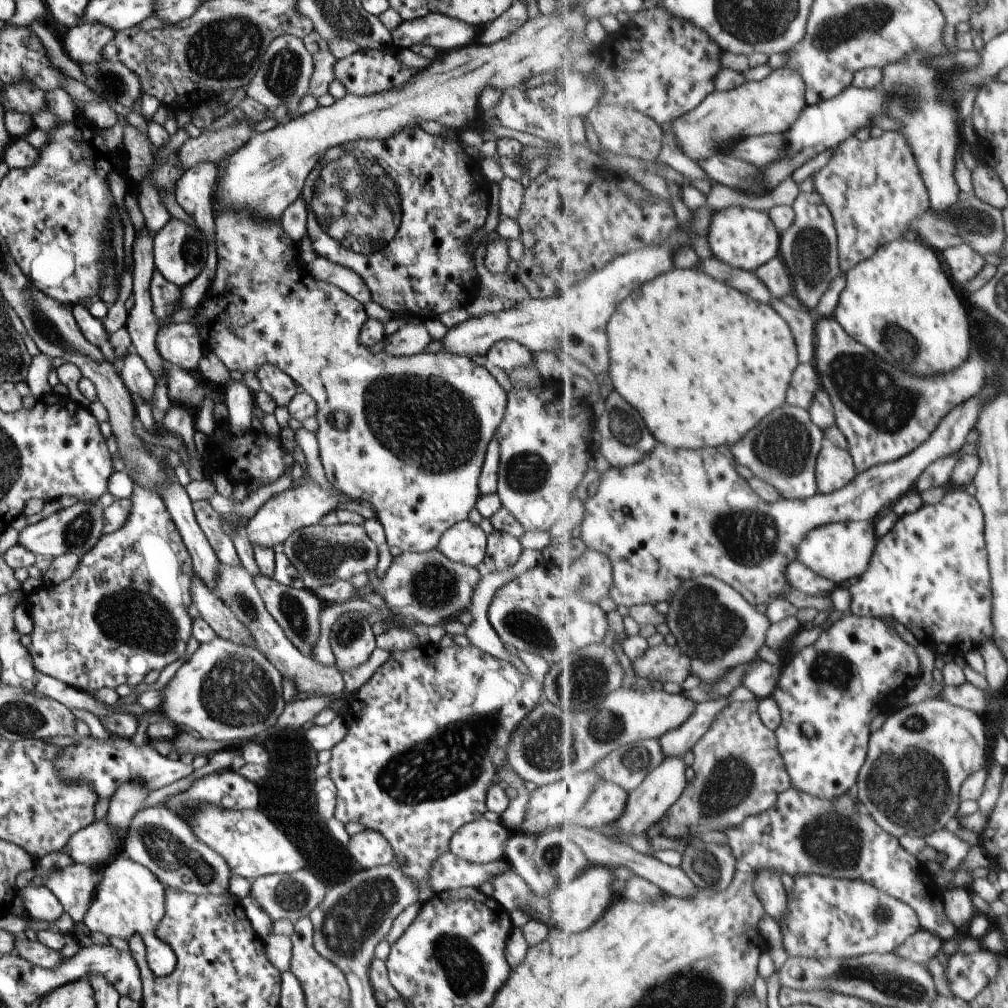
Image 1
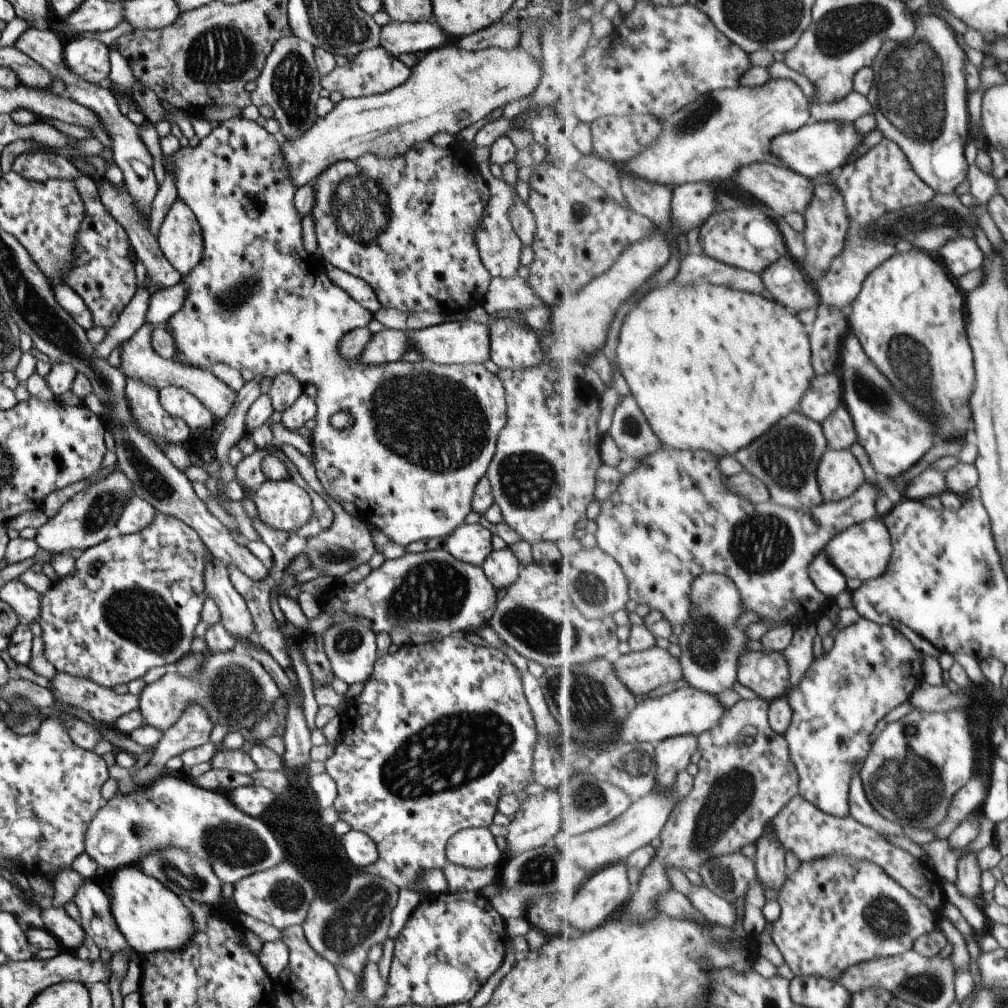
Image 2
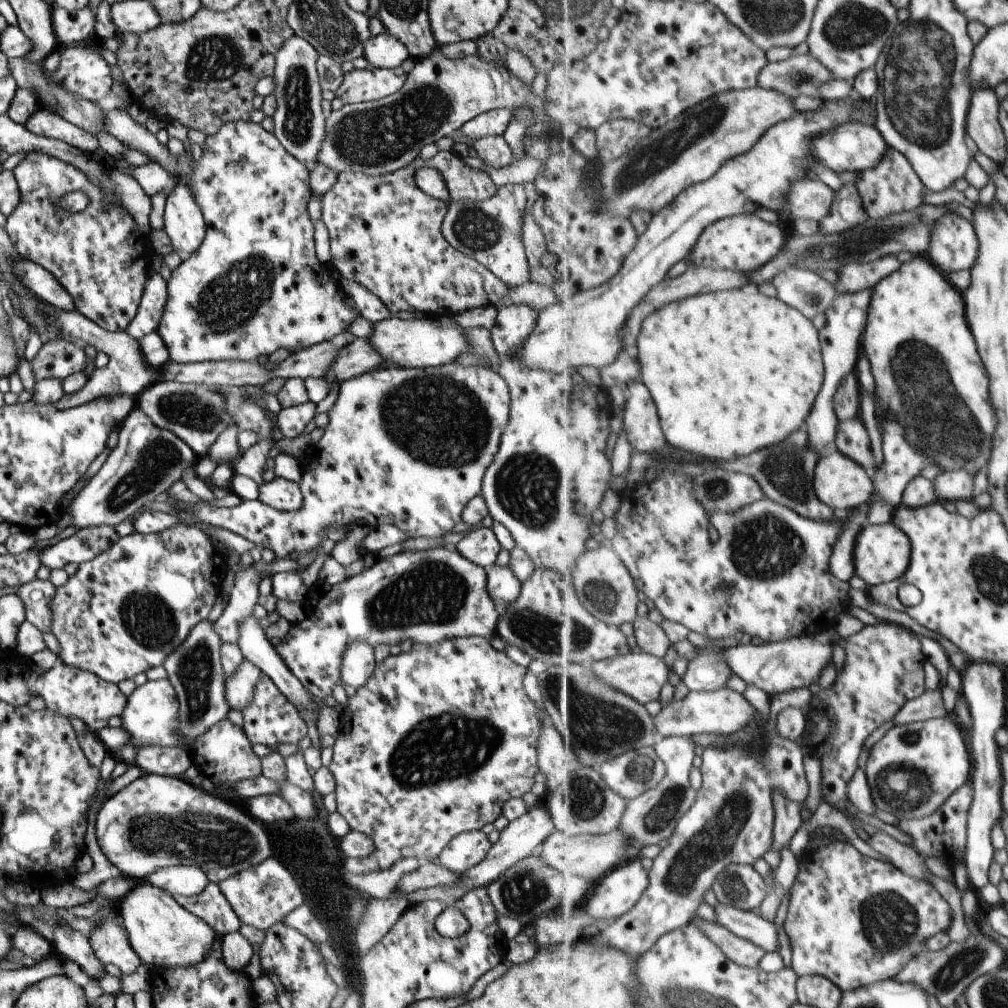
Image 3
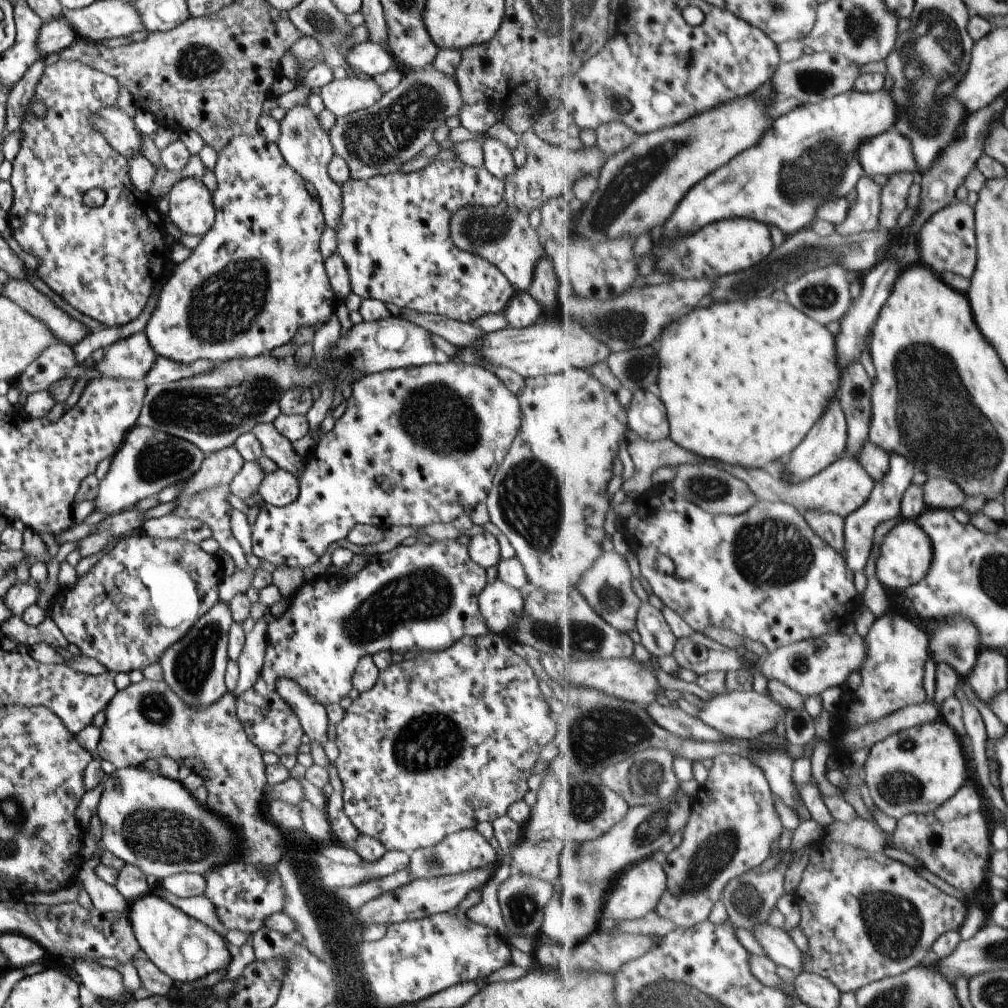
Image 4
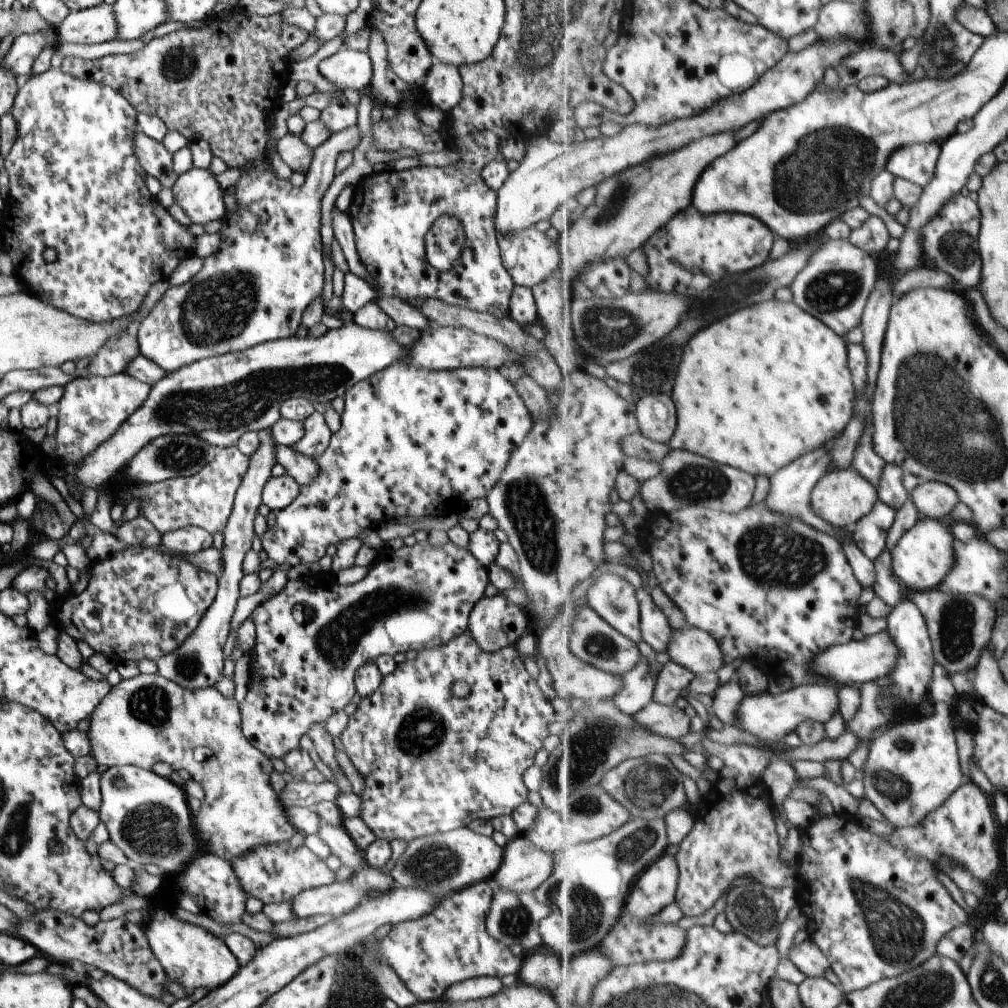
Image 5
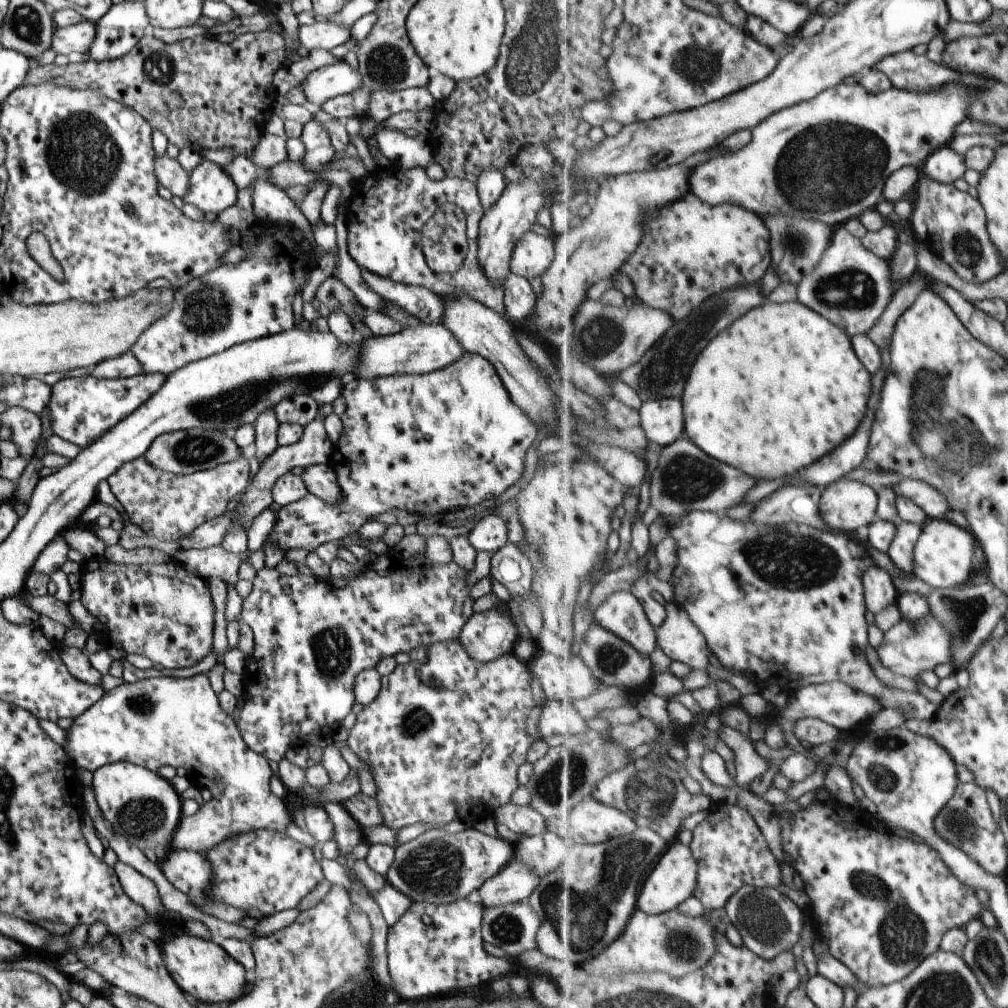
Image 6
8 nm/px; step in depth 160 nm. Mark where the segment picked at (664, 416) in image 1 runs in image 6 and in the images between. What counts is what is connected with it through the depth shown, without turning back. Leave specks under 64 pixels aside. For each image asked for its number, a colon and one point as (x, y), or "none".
2: (713, 368)
3: (733, 372)
4: (744, 382)
5: (768, 384)
6: (783, 387)

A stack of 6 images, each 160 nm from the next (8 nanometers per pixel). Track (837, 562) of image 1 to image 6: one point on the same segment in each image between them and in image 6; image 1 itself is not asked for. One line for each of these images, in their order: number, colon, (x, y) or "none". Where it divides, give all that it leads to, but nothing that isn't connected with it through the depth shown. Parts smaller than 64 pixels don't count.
2: (864, 551)
3: (884, 552)
4: (907, 556)
5: (924, 557)
6: (944, 553)

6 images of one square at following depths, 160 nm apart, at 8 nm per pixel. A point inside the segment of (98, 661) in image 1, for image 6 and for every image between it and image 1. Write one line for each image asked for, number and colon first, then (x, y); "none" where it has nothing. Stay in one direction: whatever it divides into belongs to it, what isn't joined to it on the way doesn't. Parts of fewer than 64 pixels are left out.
2: (131, 603)
3: (122, 612)
4: (142, 596)
5: (139, 603)
6: (161, 611)

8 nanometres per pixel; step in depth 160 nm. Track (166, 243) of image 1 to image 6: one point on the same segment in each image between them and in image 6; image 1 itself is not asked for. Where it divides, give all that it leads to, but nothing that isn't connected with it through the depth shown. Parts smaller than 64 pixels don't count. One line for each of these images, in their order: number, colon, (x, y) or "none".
2: (179, 237)
3: (184, 225)
4: (190, 208)
5: (197, 192)
6: (211, 189)

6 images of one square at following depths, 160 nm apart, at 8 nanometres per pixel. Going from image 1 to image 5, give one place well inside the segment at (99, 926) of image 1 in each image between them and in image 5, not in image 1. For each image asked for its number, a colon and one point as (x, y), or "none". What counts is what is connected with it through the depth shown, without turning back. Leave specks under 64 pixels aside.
2: (151, 918)
3: (162, 934)
4: (185, 949)
5: (194, 958)

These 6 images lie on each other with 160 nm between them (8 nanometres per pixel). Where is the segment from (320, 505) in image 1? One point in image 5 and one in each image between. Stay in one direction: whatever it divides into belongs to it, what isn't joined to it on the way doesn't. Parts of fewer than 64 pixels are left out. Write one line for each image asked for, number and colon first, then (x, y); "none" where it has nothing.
2: (283, 505)
3: (278, 493)
4: (278, 488)
5: (278, 492)

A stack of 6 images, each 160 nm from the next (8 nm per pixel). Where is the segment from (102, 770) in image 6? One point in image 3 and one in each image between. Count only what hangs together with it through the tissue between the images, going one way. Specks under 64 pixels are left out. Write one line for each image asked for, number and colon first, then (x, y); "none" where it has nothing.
3: (155, 821)
4: (152, 822)
5: (147, 817)

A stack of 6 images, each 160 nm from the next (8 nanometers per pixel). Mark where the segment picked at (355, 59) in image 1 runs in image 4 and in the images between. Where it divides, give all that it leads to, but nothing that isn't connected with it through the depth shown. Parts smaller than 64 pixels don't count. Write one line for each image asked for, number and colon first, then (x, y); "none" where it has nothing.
2: (373, 72)
3: (368, 84)
4: (341, 97)

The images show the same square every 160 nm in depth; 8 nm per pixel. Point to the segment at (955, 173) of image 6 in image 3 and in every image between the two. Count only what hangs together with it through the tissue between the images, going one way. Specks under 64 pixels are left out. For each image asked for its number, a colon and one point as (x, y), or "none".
3: (854, 147)
4: (889, 153)
5: (917, 163)

